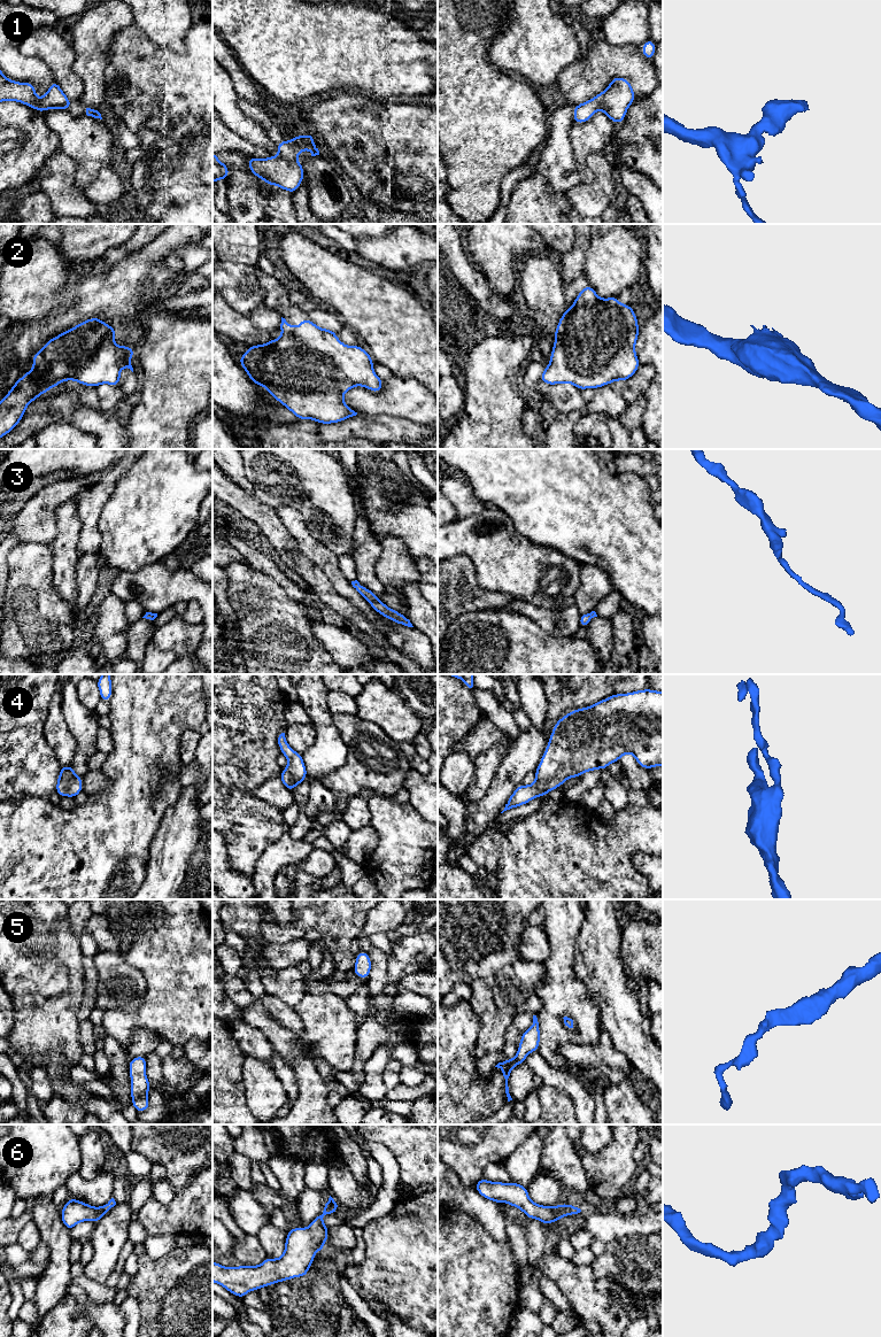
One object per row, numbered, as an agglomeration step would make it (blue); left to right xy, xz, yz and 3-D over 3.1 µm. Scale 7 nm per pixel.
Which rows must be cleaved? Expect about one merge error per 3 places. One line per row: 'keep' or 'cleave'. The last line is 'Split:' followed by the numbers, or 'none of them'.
1: keep
2: keep
3: keep
4: keep
5: keep
6: keep
Split: none of them

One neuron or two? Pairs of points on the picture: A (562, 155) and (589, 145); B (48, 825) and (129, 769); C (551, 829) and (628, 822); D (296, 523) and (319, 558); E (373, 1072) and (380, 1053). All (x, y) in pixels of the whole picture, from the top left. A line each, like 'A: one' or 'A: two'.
A: two
B: one
C: one
D: one
E: one

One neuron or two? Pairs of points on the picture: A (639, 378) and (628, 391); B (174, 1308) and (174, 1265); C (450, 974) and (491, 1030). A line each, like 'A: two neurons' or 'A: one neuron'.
A: one neuron
B: one neuron
C: one neuron

